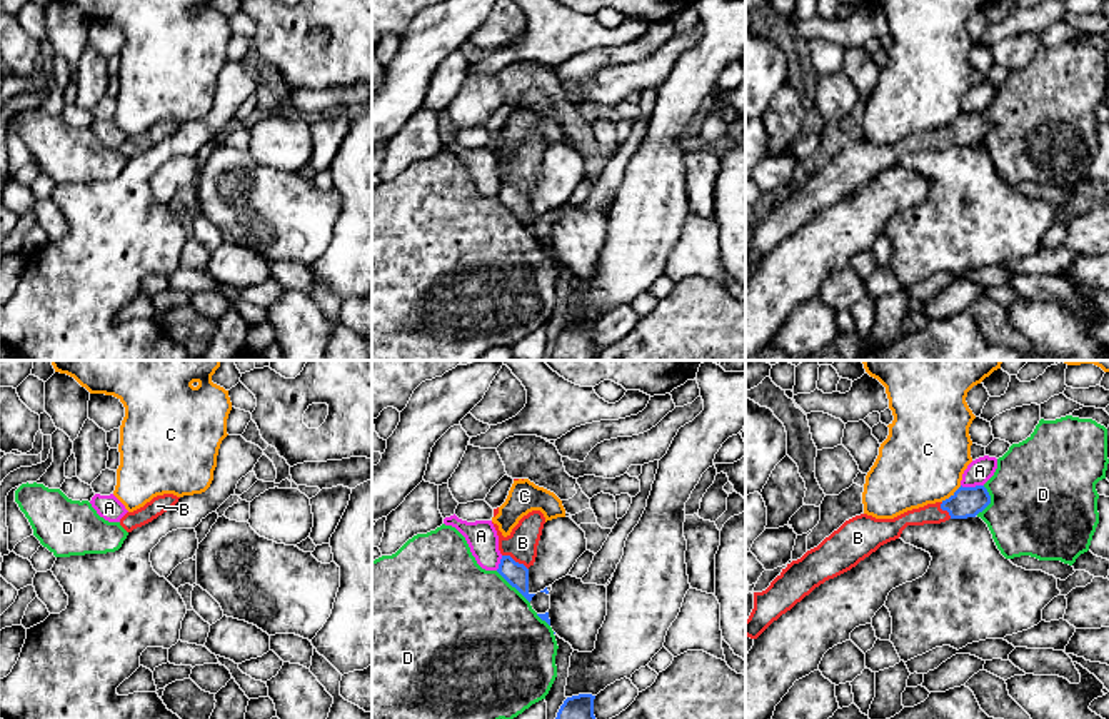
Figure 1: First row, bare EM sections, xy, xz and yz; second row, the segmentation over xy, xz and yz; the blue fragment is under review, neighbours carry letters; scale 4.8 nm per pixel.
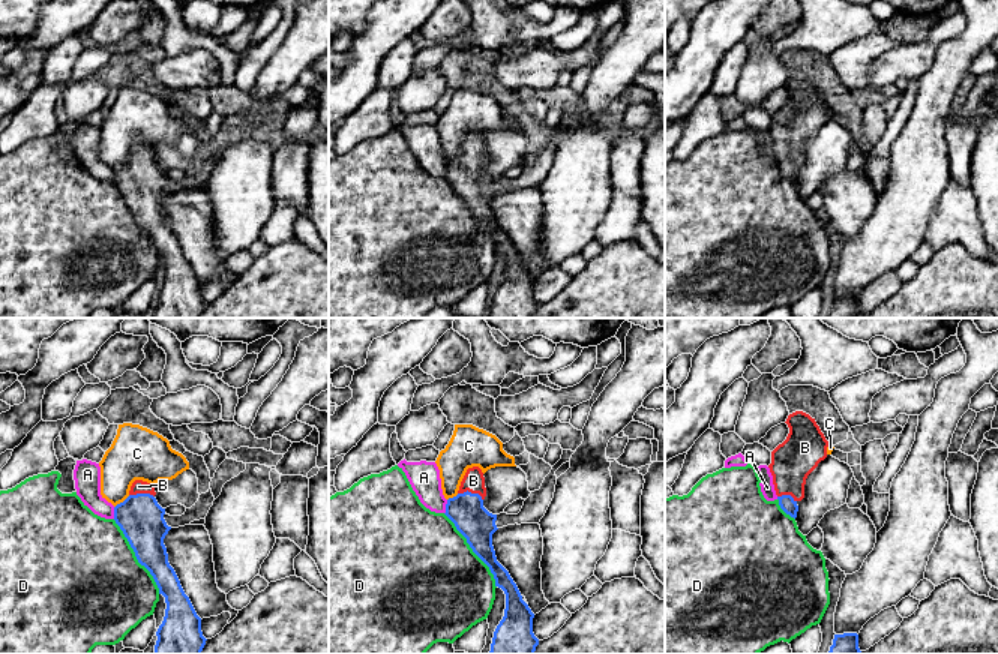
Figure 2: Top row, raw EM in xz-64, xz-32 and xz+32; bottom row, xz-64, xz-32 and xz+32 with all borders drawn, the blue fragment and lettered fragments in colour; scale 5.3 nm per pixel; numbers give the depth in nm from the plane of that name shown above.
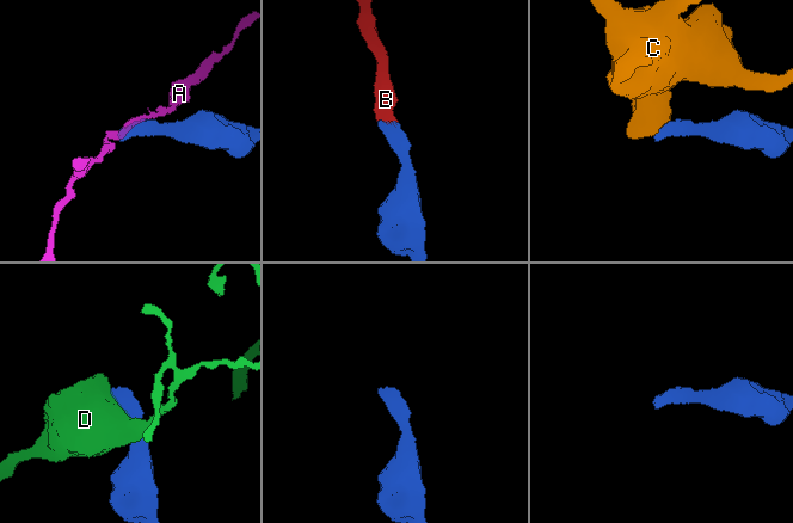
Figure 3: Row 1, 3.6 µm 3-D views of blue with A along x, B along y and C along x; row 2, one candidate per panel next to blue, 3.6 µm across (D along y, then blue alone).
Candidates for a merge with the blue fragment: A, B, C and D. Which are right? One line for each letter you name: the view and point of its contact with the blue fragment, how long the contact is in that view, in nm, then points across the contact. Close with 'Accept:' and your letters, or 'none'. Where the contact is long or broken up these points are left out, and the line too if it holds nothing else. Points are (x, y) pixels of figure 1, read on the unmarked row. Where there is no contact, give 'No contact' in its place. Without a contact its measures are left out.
B: Touches blue at xz (514, 187). Shared border 150 nm. Path across: xz (516, 201), (514, 187), (522, 169)
Accept: B

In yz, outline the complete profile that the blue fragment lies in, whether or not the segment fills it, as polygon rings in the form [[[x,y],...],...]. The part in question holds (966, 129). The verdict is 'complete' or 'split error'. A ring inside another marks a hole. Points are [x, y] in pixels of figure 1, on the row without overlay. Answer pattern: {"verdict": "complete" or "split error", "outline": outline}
{"verdict": "split error", "outline": [[[961,112],[949,125],[907,137],[894,145],[861,140],[846,147],[817,173],[787,190],[765,217],[754,219],[754,235],[745,247],[745,262],[757,265],[815,214],[851,197],[881,172],[899,165],[907,152],[976,143],[989,130],[991,122],[984,112]]]}

